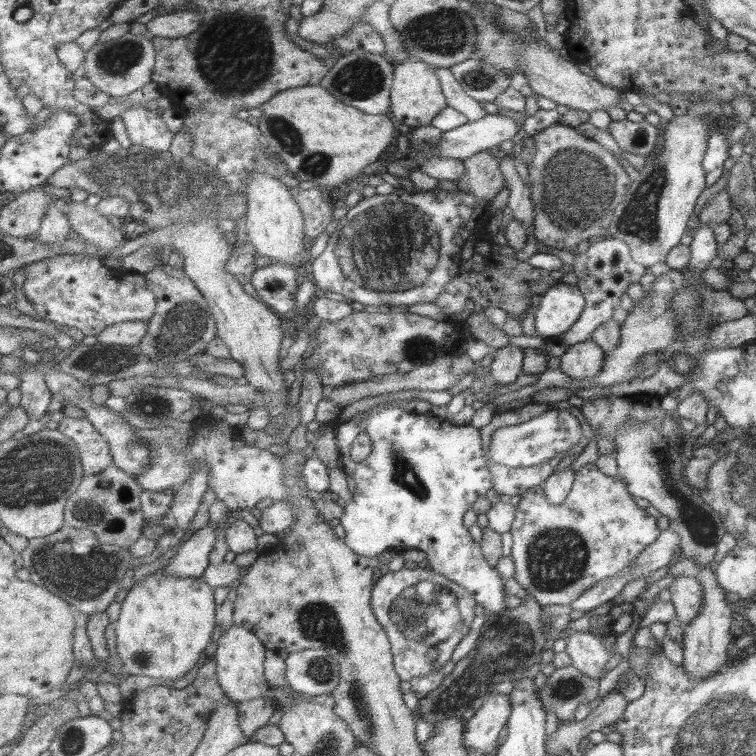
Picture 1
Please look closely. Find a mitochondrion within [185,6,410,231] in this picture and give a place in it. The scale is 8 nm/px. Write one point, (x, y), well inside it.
(233, 56)

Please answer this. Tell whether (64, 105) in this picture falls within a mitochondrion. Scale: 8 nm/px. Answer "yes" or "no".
no

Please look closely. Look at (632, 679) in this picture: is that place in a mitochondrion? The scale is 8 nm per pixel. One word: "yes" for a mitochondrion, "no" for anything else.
no

